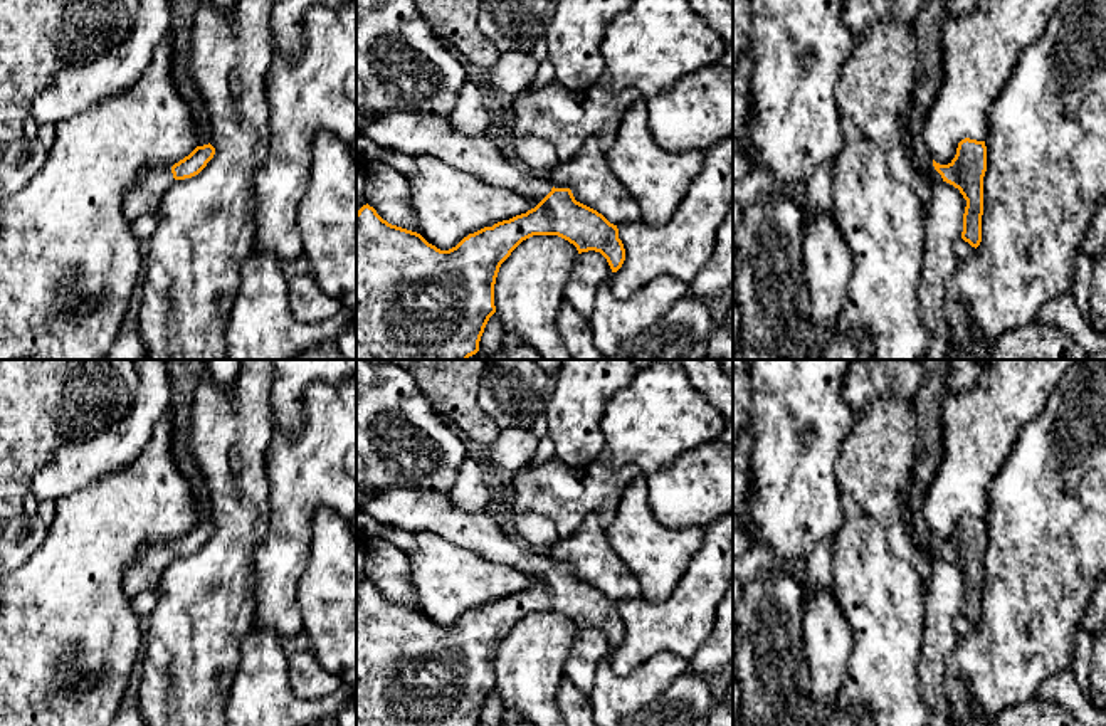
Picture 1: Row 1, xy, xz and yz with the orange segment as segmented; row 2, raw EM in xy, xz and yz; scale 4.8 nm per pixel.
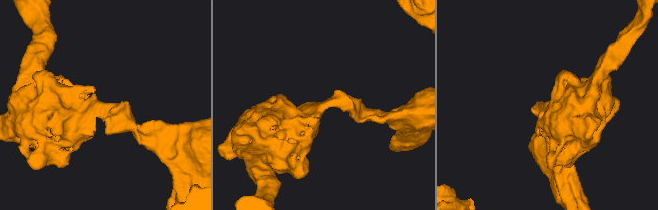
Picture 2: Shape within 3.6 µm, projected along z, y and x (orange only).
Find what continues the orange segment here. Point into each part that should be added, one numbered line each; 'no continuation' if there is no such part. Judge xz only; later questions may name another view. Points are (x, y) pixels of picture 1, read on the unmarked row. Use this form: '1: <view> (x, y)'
1: xz (410, 510)

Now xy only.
1: xy (145, 572)

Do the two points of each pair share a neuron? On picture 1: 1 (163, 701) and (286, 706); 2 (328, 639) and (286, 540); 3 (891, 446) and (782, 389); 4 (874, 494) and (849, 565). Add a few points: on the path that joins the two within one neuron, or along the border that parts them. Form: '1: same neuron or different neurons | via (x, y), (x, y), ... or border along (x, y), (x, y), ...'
1: different neurons | border along (236, 666), (236, 676), (227, 691), (224, 708)
2: different neurons | border along (311, 538), (311, 555), (298, 590), (301, 617)
3: different neurons | border along (858, 417), (836, 461)
4: different neurons | border along (842, 491), (883, 530), (890, 548)

